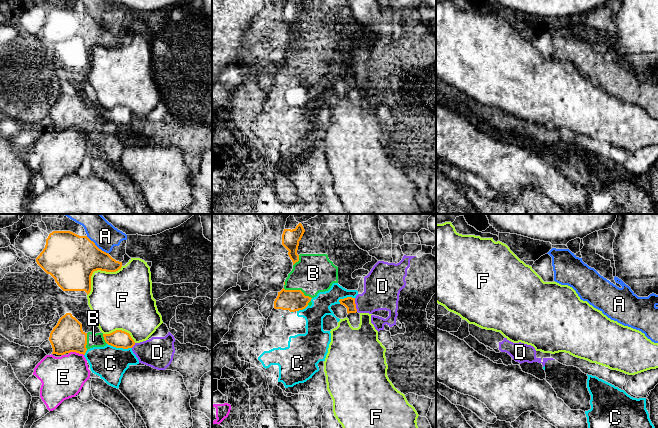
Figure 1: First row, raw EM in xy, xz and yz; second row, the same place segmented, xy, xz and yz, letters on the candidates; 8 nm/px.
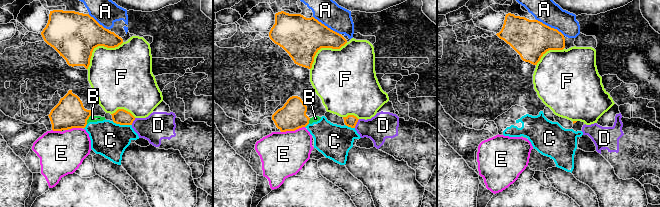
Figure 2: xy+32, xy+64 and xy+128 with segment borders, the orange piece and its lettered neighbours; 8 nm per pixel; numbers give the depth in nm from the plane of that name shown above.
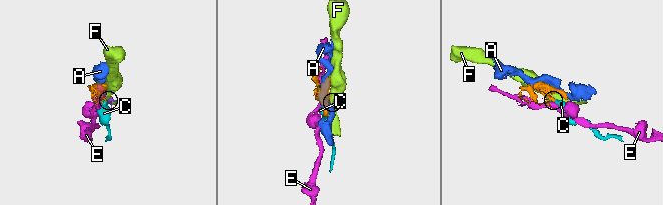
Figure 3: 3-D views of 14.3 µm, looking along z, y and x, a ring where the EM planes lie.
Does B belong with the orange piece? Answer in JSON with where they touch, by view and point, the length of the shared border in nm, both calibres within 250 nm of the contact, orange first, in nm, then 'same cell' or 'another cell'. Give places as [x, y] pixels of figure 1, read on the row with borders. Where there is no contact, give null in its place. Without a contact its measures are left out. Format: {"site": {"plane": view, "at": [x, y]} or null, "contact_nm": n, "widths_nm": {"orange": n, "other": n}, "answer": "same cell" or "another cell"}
{"site": {"plane": "xz", "at": [297, 290]}, "contact_nm": 240, "widths_nm": {"orange": 180, "other": 320}, "answer": "another cell"}

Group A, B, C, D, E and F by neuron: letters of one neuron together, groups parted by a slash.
A / B C / D / E / F

